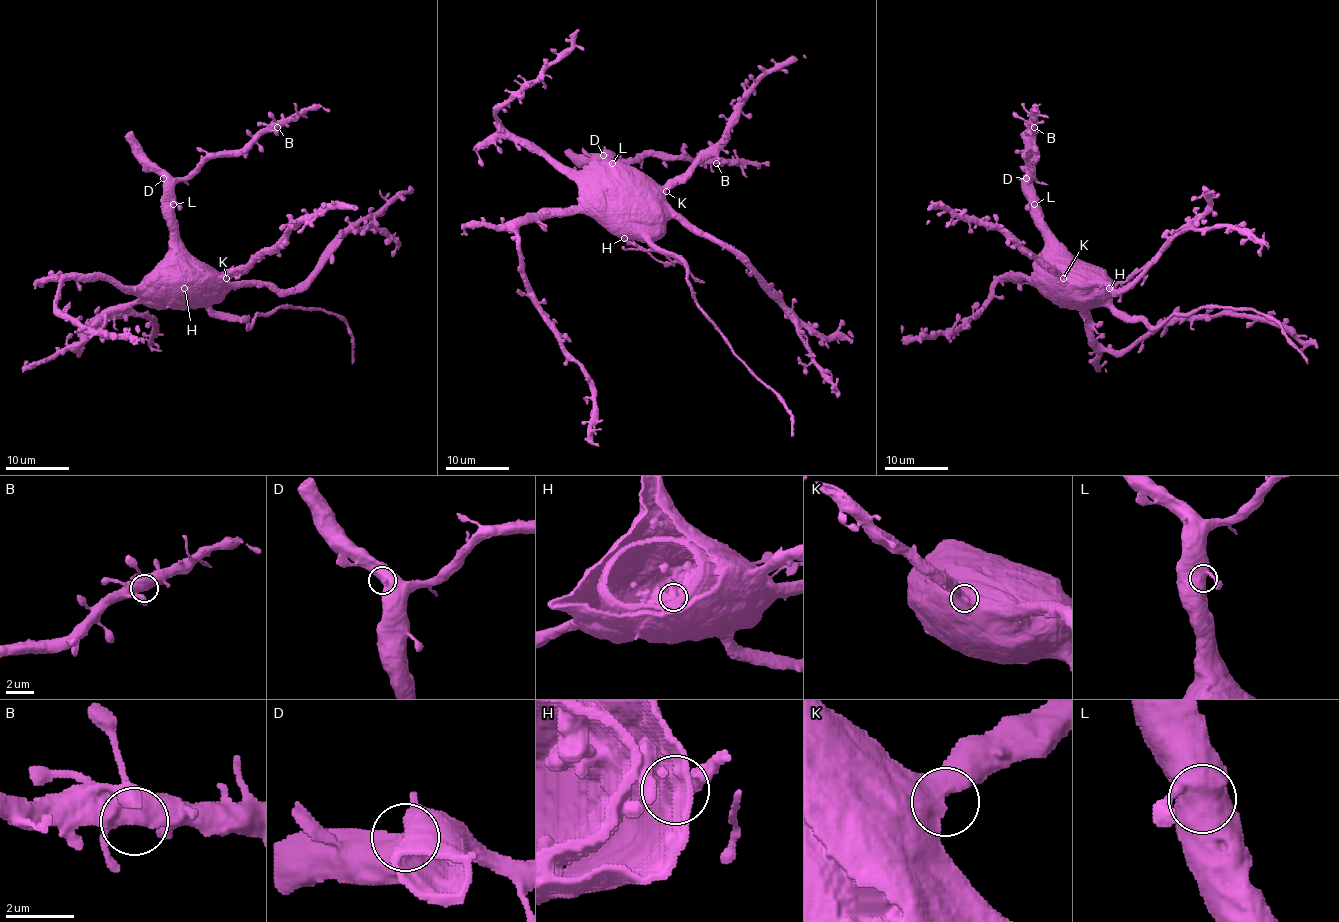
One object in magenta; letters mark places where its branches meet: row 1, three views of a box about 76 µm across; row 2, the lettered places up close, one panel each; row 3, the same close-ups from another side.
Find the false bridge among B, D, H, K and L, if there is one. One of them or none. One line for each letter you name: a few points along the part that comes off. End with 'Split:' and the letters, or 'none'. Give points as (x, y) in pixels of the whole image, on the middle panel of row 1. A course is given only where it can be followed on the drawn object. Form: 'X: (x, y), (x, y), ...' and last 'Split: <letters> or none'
H: (623, 238), (647, 251), (666, 254), (703, 282)
Split: H

